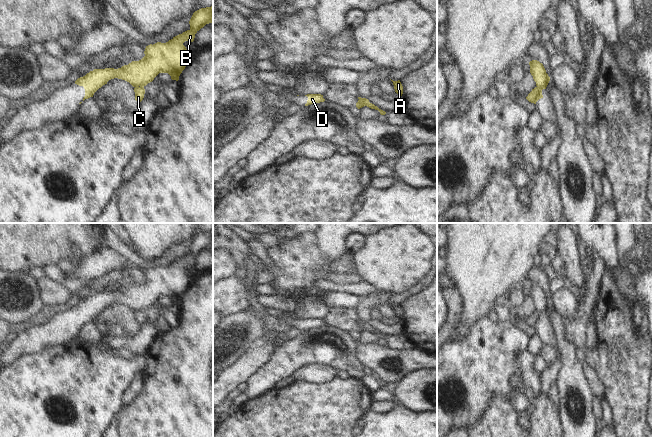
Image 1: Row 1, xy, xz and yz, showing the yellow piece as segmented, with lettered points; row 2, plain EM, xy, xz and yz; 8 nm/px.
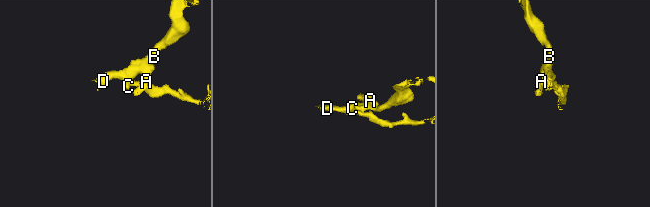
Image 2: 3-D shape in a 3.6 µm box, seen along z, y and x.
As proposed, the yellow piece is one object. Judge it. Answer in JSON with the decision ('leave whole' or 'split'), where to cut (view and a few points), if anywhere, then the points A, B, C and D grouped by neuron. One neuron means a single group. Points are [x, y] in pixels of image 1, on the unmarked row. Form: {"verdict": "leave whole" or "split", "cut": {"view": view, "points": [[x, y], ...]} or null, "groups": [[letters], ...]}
{"verdict": "split", "cut": {"view": "yz", "points": [[537, 310], [542, 313]]}, "groups": [["A", "B", "D"], ["C"]]}

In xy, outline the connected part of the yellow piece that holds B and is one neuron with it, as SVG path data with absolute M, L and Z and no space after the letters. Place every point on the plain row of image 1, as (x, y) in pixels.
M213 230L195 235L189 245L190 253L173 261L166 267L157 266L146 270L145 280L139 285L132 285L121 292L94 293L78 302L75 308L85 313L85 323L111 303L118 302L129 306L133 311L146 310L159 297L168 297L172 304L179 300L189 287L192 279L183 269L185 265L193 266L195 258L206 248L213 246Z

